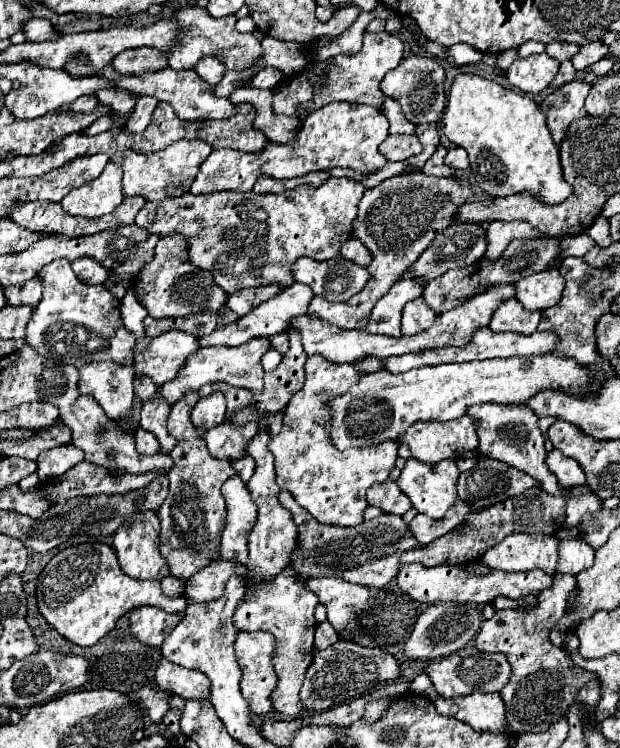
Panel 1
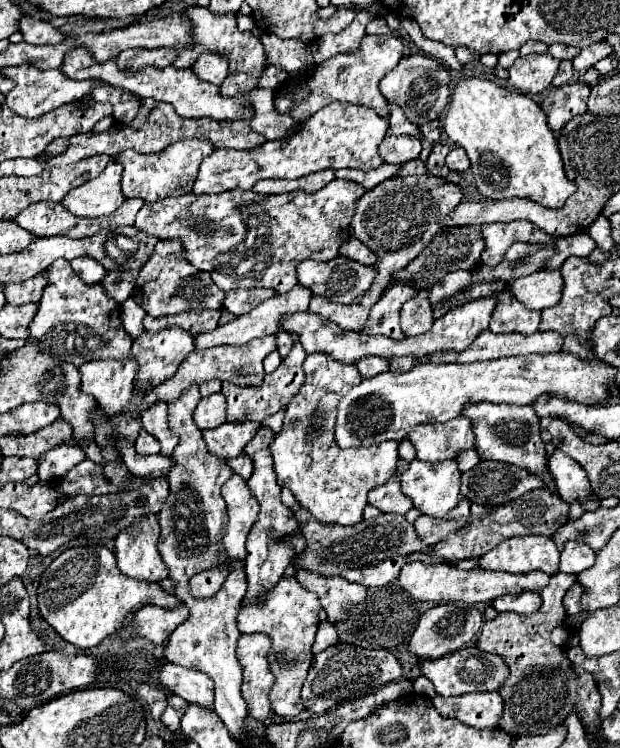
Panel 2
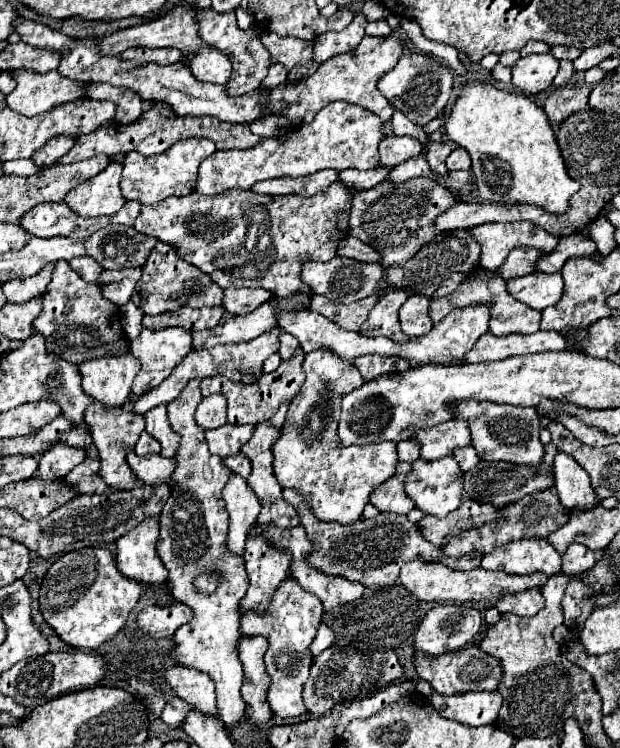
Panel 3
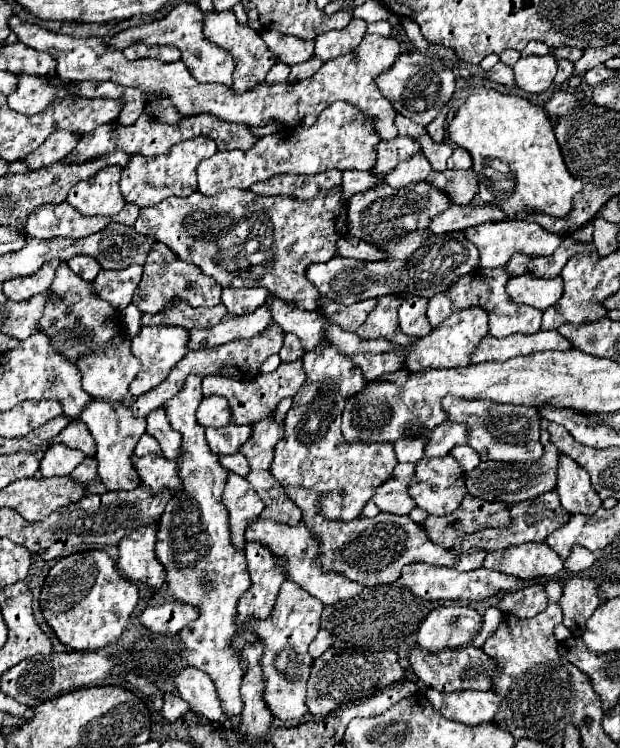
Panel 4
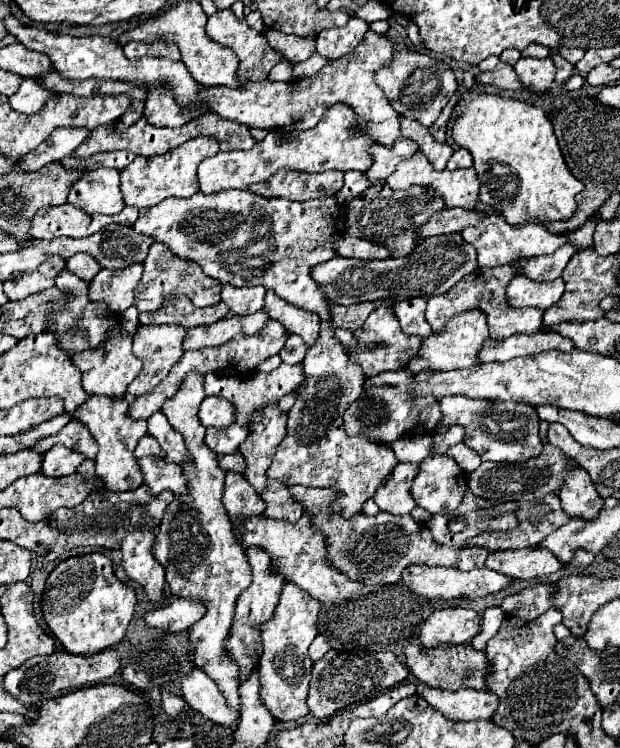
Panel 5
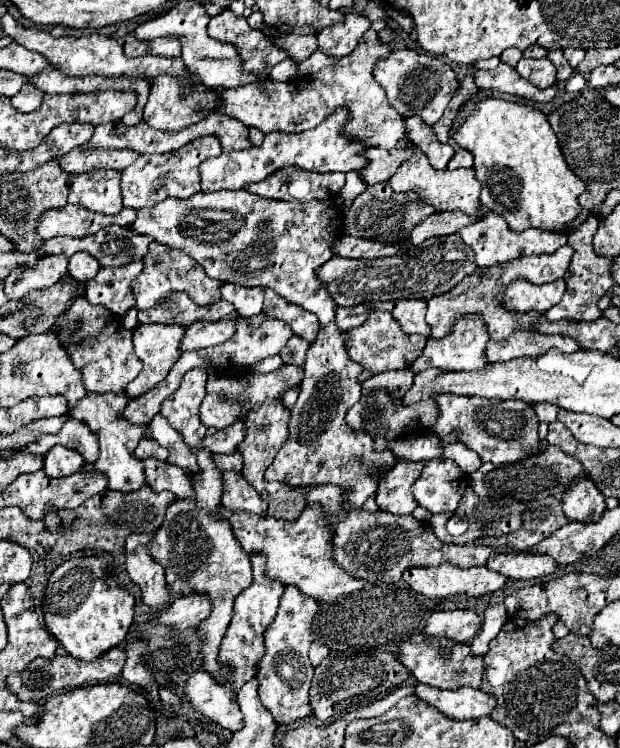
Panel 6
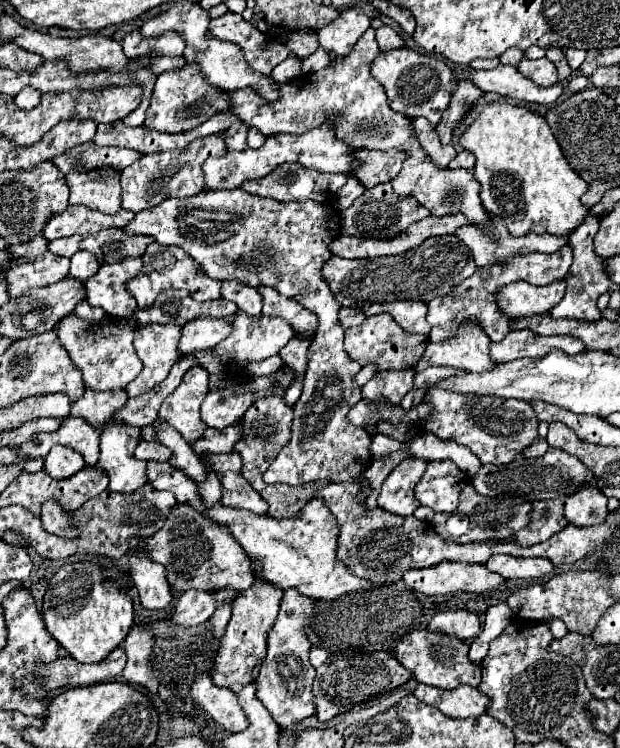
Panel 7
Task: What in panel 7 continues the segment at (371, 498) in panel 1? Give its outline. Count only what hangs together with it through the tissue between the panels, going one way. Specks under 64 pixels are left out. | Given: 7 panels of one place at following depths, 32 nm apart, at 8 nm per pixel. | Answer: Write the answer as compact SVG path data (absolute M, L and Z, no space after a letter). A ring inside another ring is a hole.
M410 458L400 462L384 480L378 506L398 516L410 516L420 506L414 496L414 486L420 482L426 466L428 460L422 458Z

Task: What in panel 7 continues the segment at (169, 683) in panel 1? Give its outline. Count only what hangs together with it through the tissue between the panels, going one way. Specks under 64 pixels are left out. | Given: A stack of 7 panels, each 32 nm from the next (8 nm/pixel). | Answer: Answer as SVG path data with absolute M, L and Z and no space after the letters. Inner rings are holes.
M208 674L198 676L198 680L194 680L190 694L194 702L204 708L204 712L212 716L224 730L242 732L248 728L250 722L238 702L238 696L232 690L216 686Z

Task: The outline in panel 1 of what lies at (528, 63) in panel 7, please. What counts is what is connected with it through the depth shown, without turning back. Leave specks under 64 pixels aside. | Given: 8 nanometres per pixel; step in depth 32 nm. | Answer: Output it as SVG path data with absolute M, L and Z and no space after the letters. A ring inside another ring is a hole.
M532 54L528 58L516 58L508 68L506 78L512 86L526 94L538 94L550 86L558 72L560 62L548 54Z

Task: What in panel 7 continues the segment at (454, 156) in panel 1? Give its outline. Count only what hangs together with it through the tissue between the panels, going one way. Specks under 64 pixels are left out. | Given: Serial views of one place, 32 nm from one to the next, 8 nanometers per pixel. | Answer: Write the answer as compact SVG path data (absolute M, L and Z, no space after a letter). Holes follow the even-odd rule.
M462 150L462 152L458 152L458 156L450 162L450 166L448 168L474 168L474 164L476 164L476 158L474 158L474 154L470 154L468 150Z

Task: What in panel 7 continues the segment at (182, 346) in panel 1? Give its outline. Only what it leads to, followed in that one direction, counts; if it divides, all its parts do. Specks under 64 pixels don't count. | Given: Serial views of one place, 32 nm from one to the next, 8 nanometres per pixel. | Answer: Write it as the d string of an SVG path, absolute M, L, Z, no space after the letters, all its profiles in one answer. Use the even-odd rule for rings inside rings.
M138 324L134 348L140 360L144 362L142 372L126 386L130 398L140 396L154 386L158 386L170 372L172 364L178 358L178 338L180 326L174 324Z

